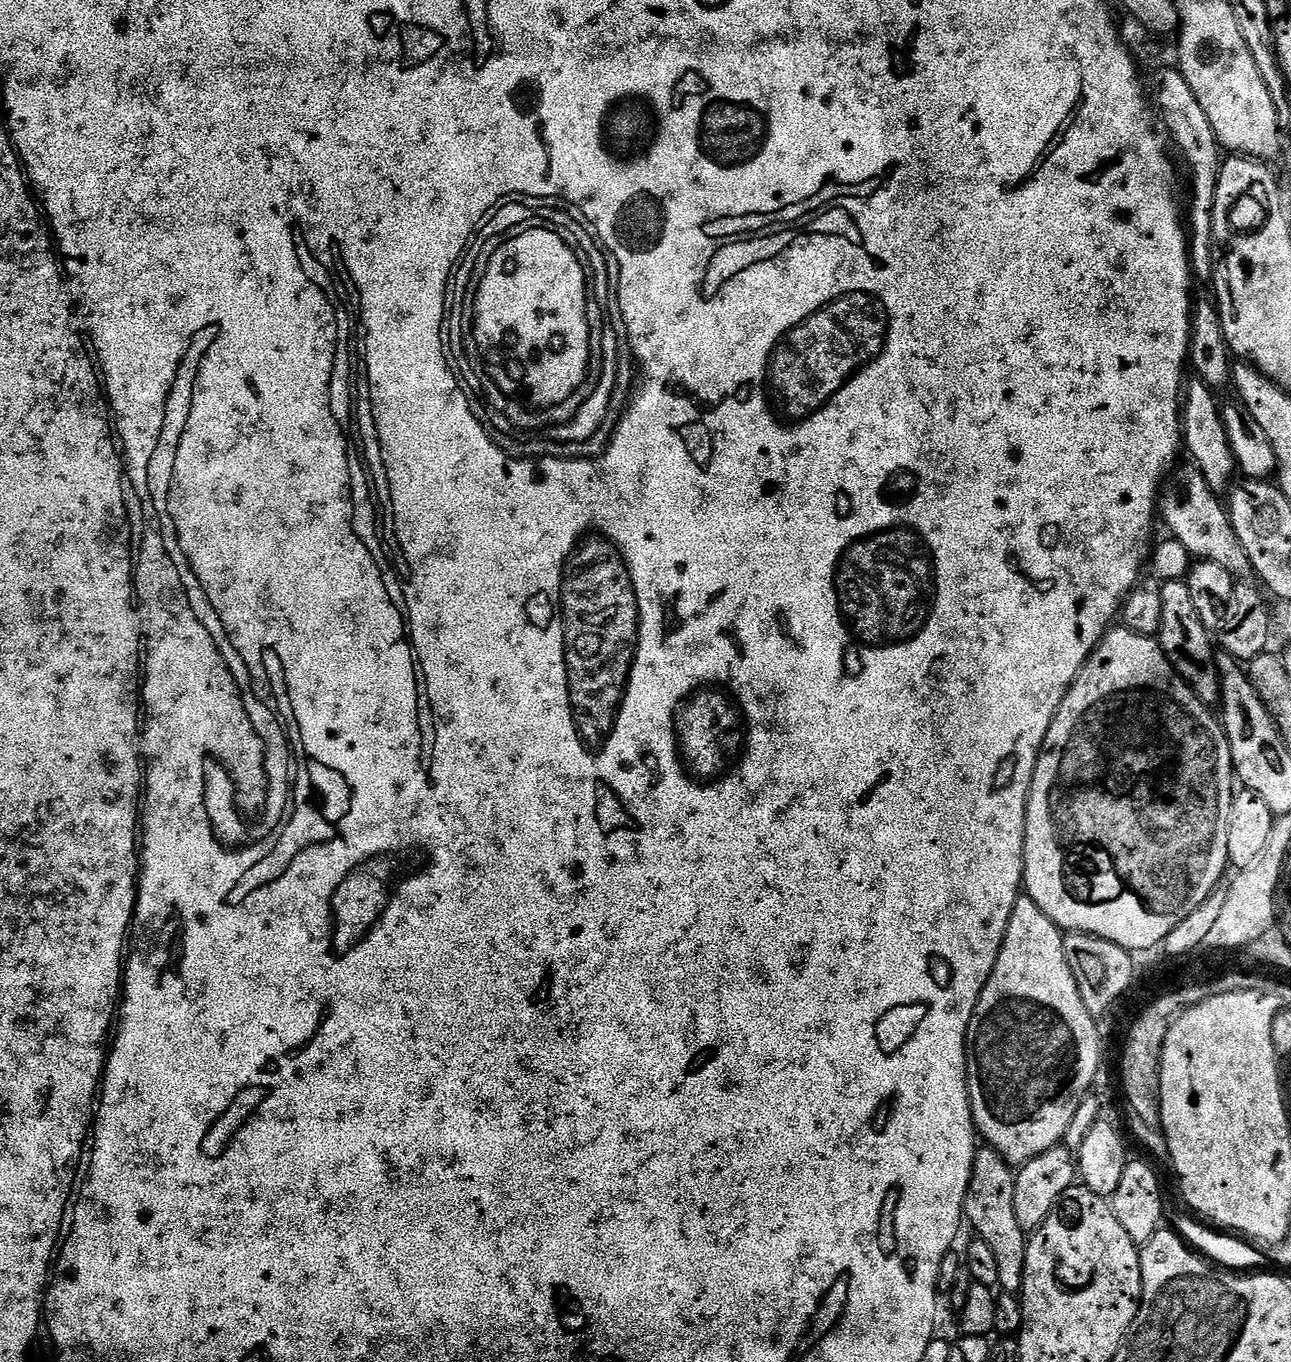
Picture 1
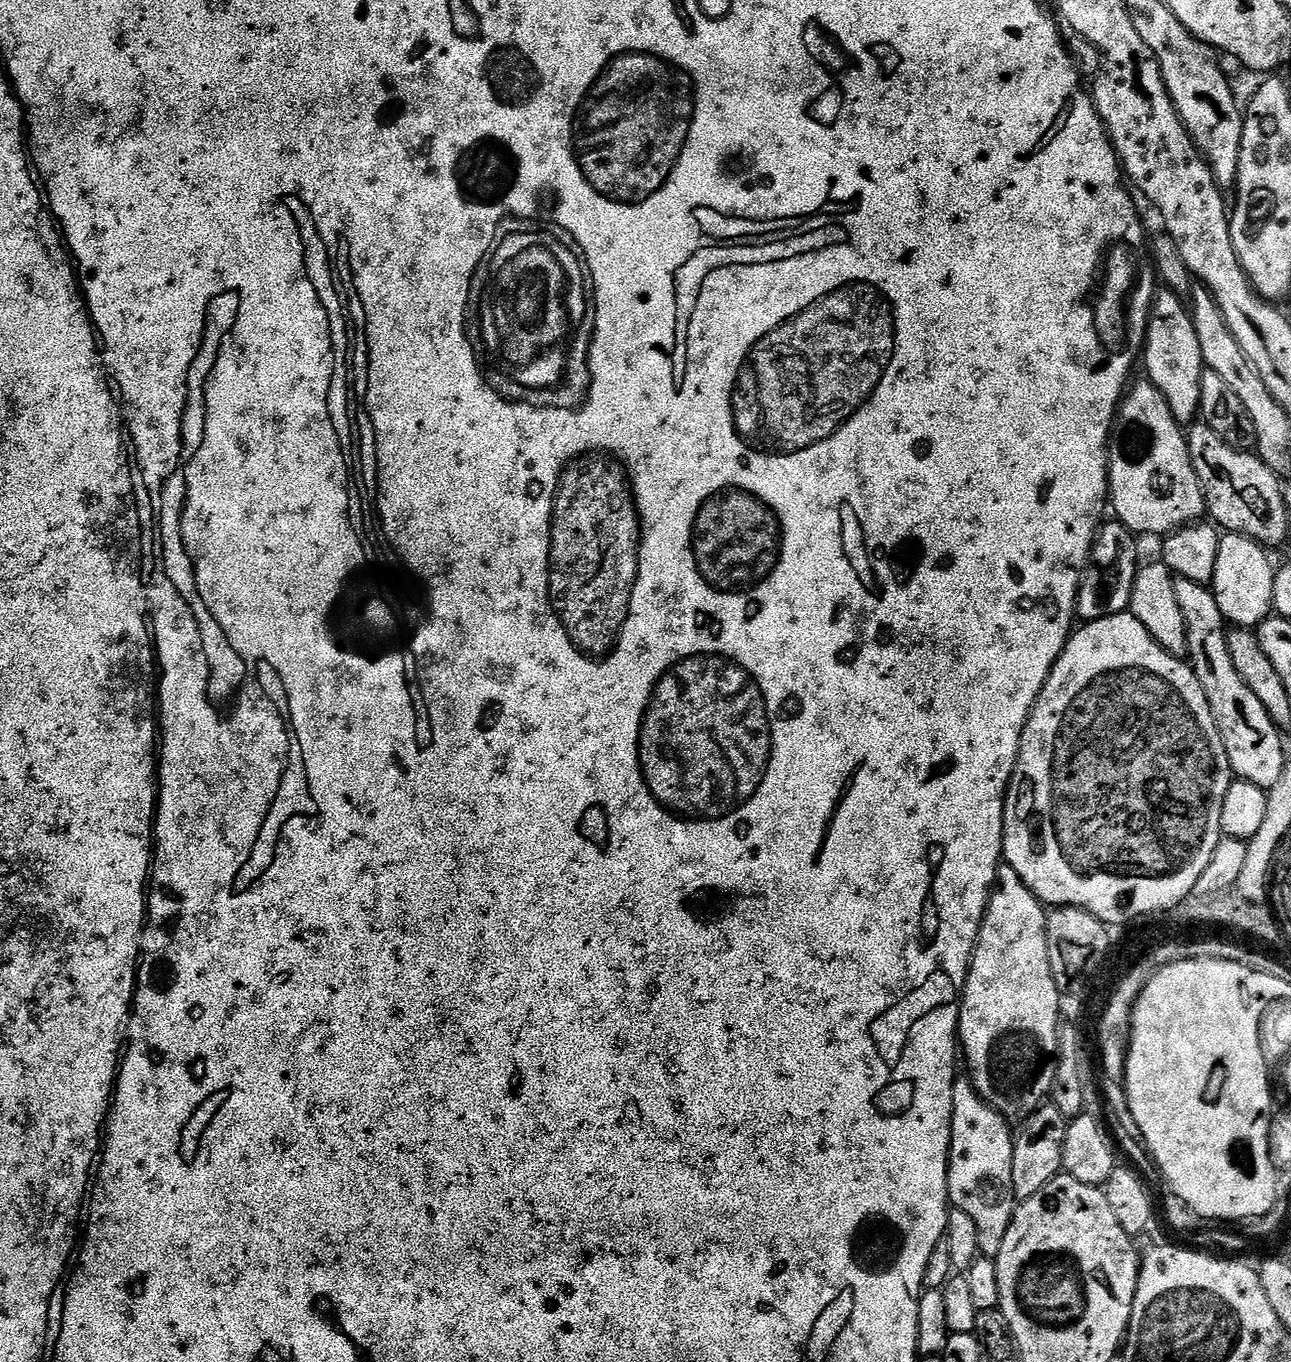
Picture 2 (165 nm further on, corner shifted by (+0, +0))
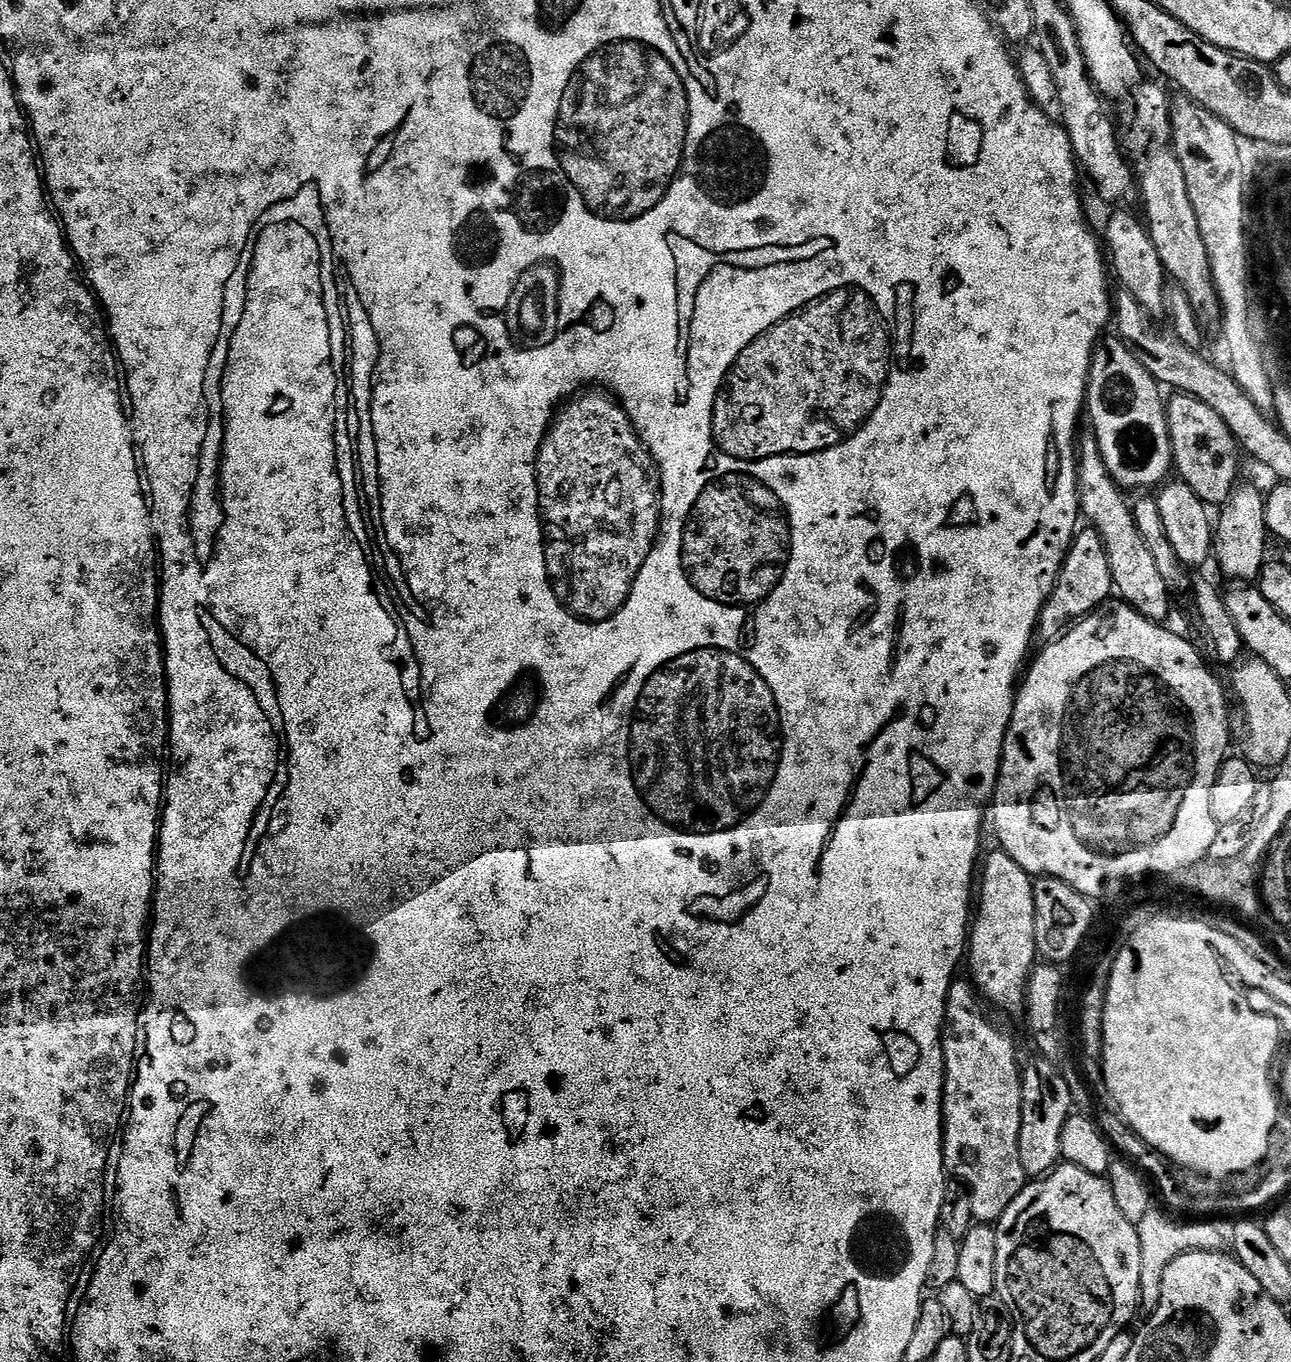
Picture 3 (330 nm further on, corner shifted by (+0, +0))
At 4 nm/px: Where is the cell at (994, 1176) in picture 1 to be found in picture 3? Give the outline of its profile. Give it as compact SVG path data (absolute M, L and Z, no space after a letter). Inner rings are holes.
M960 978L953 983L944 1011L944 1163L947 1171L951 1175L953 1172L968 1187L966 1198L972 1207L973 1221L977 1225L992 1226L1006 1214L1010 1202L1018 1198L1026 1183L1022 1158L1018 1154L1022 1126L1022 1064L1016 1061L1016 1044L1011 1034L1003 1032L988 1017L985 1001L965 980Z

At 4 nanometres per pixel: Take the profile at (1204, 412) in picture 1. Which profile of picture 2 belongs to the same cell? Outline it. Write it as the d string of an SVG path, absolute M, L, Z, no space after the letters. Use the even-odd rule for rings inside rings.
M1160 290L1153 299L1152 315L1148 317L1148 337L1144 340L1142 368L1143 364L1148 371L1147 383L1153 384L1166 398L1170 414L1174 414L1180 425L1191 425L1200 416L1202 374L1205 367L1191 311L1175 292Z

